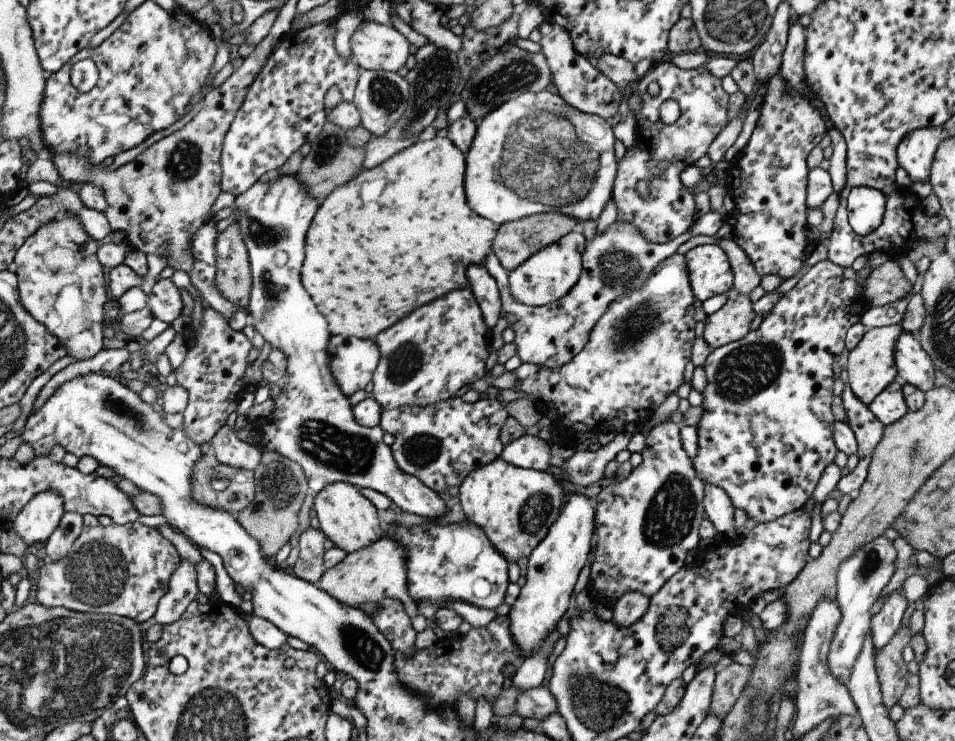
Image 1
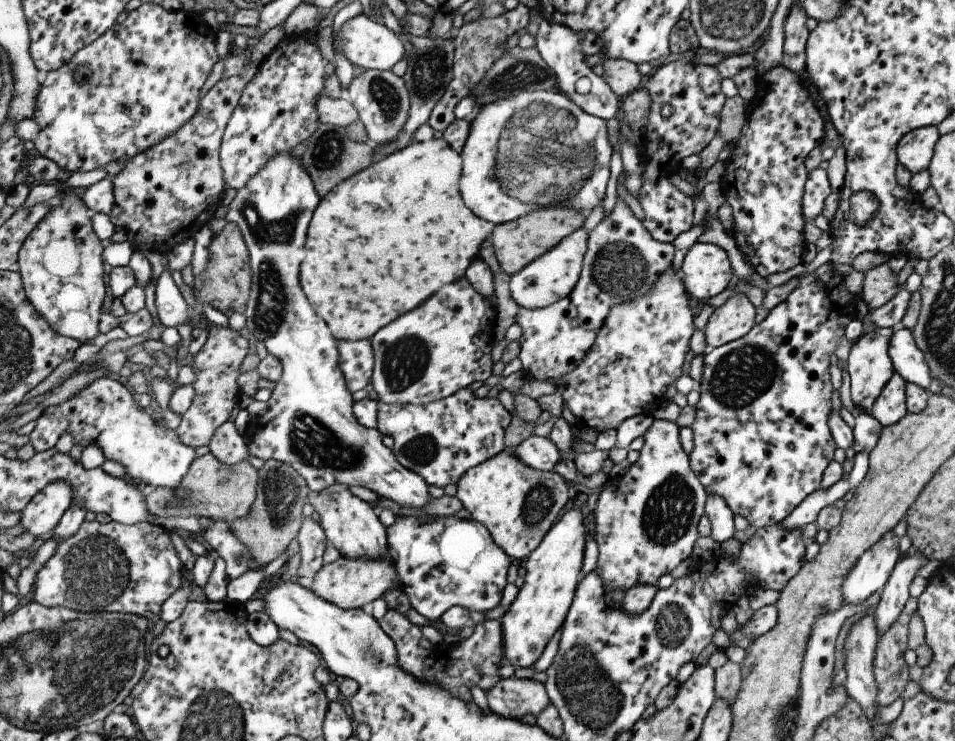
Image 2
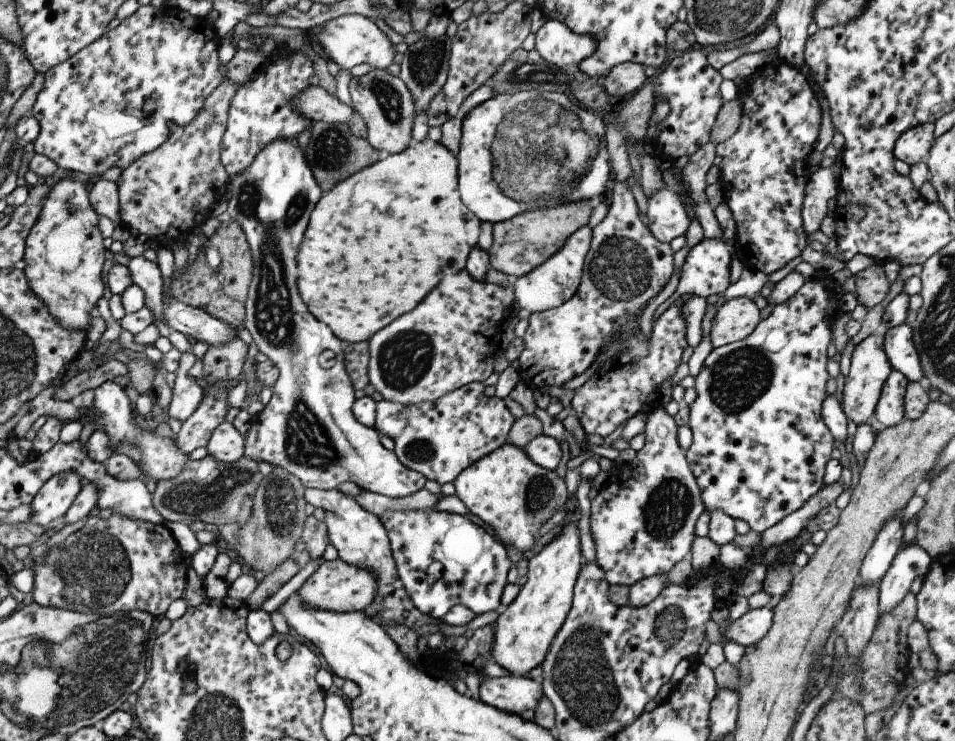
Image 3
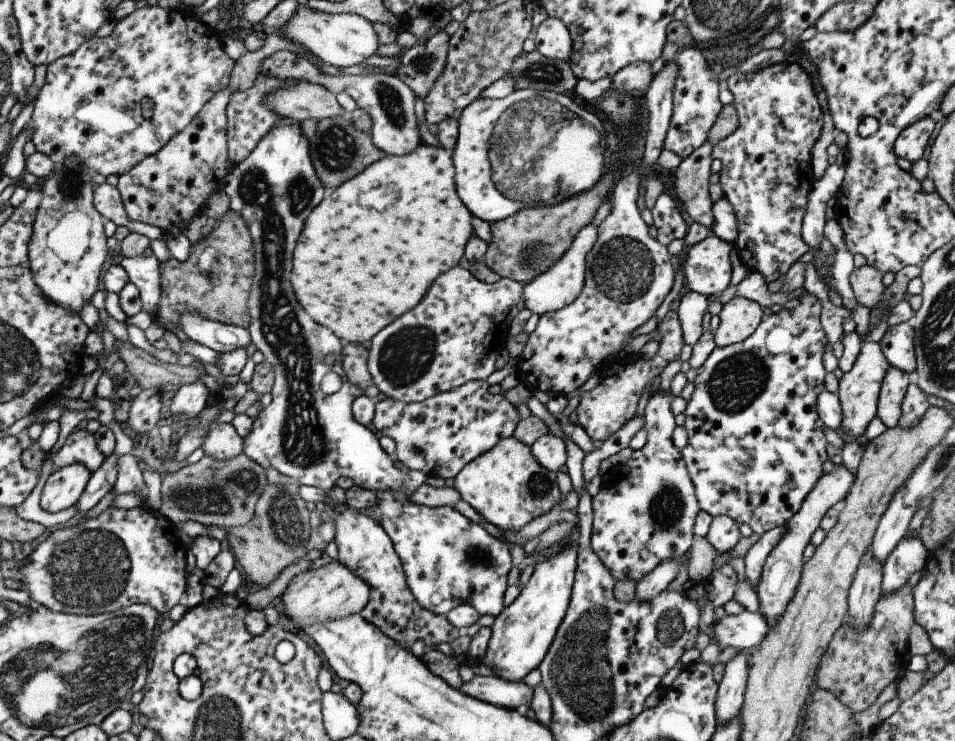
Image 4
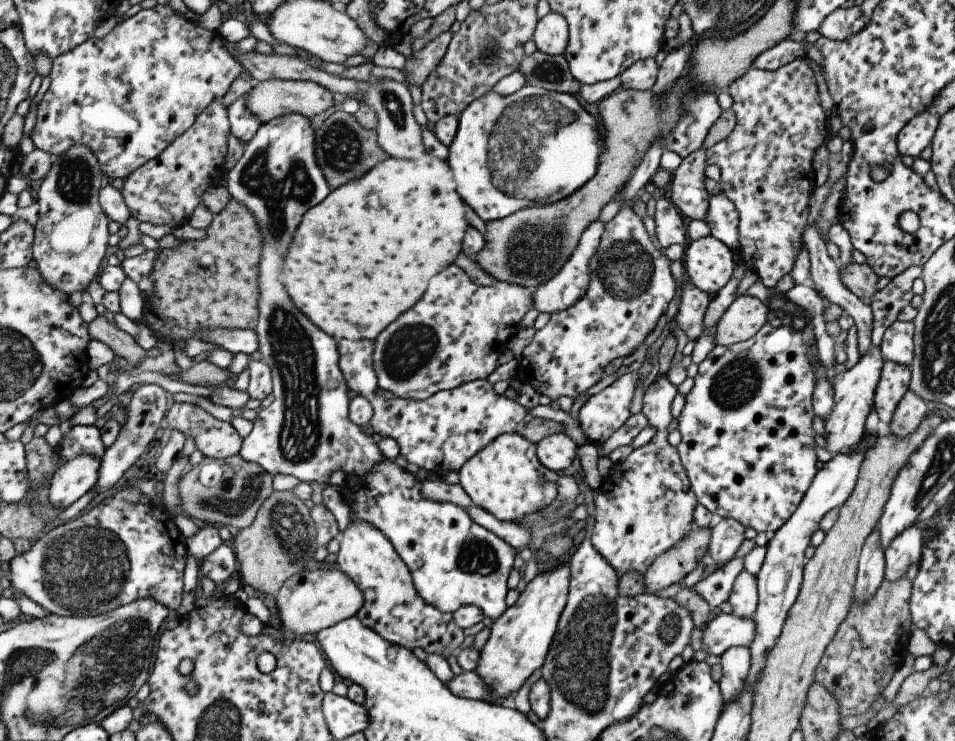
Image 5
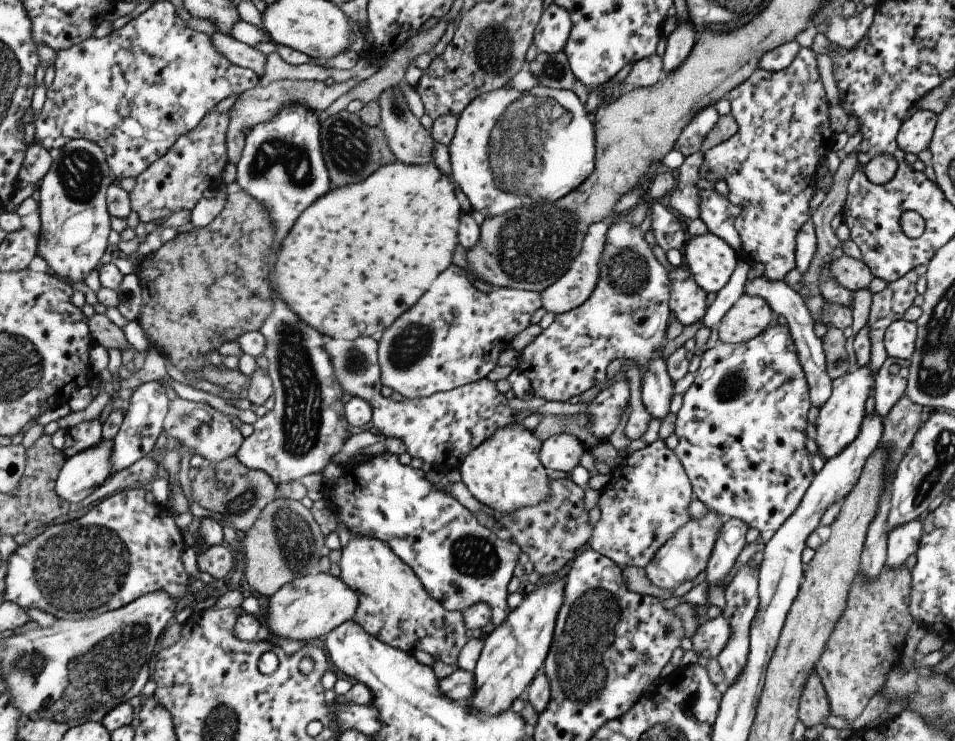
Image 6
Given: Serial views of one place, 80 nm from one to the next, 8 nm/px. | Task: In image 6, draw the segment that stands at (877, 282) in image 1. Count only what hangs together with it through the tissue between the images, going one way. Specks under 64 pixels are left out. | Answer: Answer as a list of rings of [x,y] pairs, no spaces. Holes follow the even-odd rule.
[[[845,255],[828,264],[828,273],[839,286],[848,291],[867,289],[869,281],[873,278],[863,261]]]

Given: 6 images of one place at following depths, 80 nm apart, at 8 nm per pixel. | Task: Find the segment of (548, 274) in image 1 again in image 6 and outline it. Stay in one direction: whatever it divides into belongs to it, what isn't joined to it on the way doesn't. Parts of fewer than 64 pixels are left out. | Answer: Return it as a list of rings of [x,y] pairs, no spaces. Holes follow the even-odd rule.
[[[602,221],[589,225],[585,236],[582,238],[580,253],[573,259],[571,266],[565,274],[559,277],[551,286],[542,290],[539,294],[541,304],[547,312],[564,313],[572,308],[582,305],[591,296],[598,279],[598,266],[600,264],[601,251],[605,244],[605,237],[608,226]]]

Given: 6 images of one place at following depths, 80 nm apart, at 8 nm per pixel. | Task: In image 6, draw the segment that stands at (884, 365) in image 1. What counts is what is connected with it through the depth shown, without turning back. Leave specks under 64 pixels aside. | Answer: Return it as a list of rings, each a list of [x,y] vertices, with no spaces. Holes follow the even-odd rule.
[[[868,366],[859,367],[855,372],[845,373],[832,380],[829,398],[826,398],[818,408],[818,414],[813,424],[816,450],[819,451],[823,460],[839,454],[857,436],[861,421],[866,414],[865,400],[871,393],[873,383],[873,374]]]

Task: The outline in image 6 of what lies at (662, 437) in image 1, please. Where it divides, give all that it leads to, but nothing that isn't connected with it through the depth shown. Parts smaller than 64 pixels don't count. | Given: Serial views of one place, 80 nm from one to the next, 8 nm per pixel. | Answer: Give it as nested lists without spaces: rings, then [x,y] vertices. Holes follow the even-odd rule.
[[[622,216],[613,219],[608,226],[600,264],[598,279],[591,296],[582,305],[564,313],[557,313],[553,322],[519,352],[517,368],[529,381],[533,397],[543,398],[547,402],[567,402],[571,396],[580,395],[592,386],[603,383],[607,376],[605,367],[611,360],[633,360],[637,368],[643,372],[640,380],[643,406],[652,418],[662,420],[669,412],[669,400],[673,388],[673,382],[666,371],[666,362],[661,357],[663,339],[669,338],[665,324],[670,312],[668,272],[653,256],[639,228],[626,223]],[[655,440],[647,446],[631,452],[624,458],[623,463],[613,467],[610,472],[611,488],[600,490],[598,501],[599,520],[593,525],[592,535],[587,548],[597,551],[614,562],[620,569],[628,566],[644,567],[656,550],[669,541],[672,534],[681,525],[689,522],[689,501],[693,498],[689,479],[679,460],[672,450],[669,450],[663,440]]]

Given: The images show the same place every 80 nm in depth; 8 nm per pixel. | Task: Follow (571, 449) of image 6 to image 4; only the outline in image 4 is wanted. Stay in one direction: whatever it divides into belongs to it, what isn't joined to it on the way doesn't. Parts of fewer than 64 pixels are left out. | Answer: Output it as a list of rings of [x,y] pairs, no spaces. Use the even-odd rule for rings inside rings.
[[[559,435],[540,436],[529,448],[535,460],[548,471],[556,473],[566,463],[564,440]]]

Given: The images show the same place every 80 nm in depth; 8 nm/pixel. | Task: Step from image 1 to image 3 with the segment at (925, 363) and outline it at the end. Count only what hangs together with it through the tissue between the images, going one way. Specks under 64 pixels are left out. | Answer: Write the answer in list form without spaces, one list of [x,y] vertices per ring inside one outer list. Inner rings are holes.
[[[902,323],[884,330],[883,334],[883,351],[891,369],[905,376],[908,382],[923,381],[919,356],[915,351],[908,324]]]

